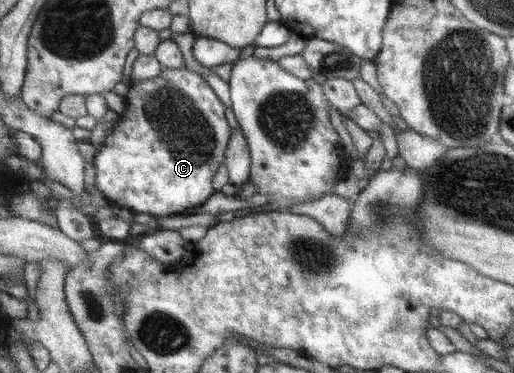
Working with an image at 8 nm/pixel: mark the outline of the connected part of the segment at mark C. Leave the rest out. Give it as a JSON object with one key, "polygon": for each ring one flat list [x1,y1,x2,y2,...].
{"polygon":[[163,67,159,76,130,82,128,87,118,124,105,136,93,157,94,186,109,204,127,208,133,214,149,213,159,218,200,206,214,192,211,178,224,164,230,138,231,128,223,115,223,103,203,78,185,68]]}

